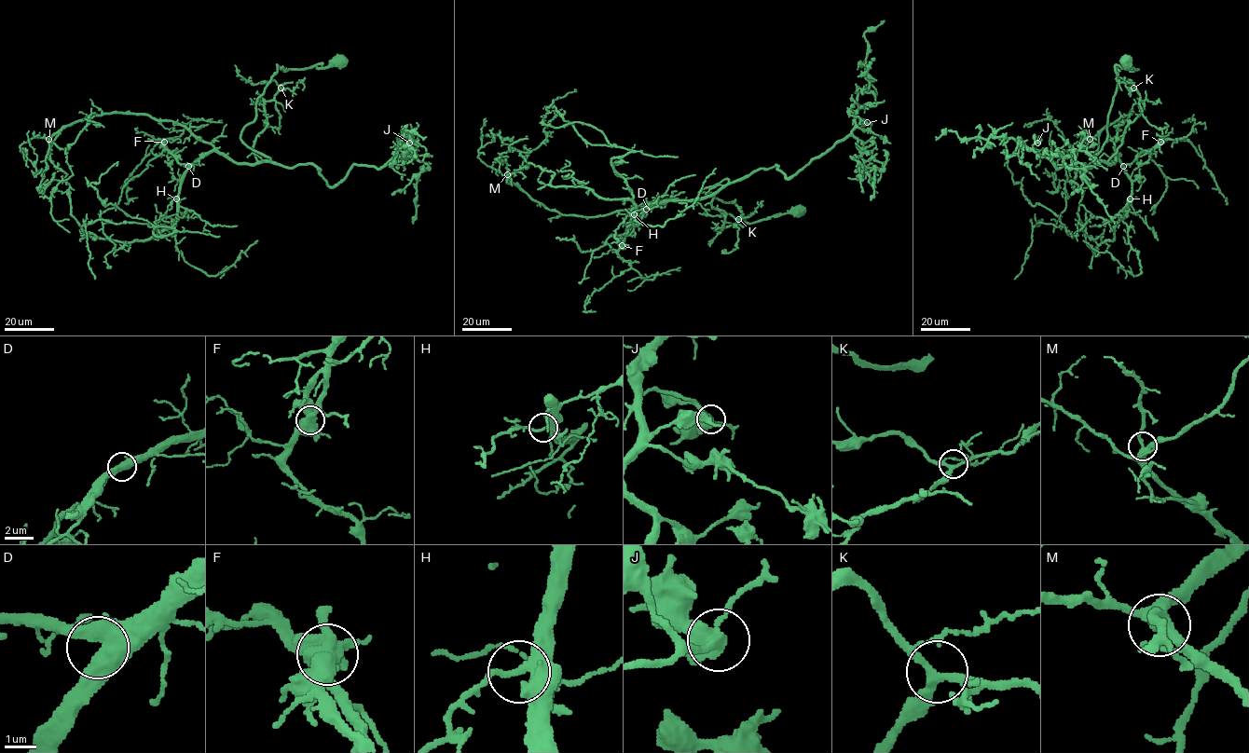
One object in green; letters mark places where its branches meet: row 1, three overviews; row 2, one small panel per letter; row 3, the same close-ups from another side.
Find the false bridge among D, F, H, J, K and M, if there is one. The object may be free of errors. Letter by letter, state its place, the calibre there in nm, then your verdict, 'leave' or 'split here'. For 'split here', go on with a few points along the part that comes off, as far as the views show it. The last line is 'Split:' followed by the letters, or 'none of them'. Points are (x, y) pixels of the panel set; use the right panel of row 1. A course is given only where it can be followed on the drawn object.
D: at (1123, 166); 480 nm thick; leave
F: at (1160, 142); 600 nm thick; split here; foreign part runs (1160, 142), (1151, 149), (1150, 157), (1133, 171)
H: at (1130, 198); 360 nm thick; leave
J: at (1037, 143); 400 nm thick; leave
K: at (1133, 88); 240 nm thick; leave
M: at (1090, 139); 360 nm thick; leave
Split: F

